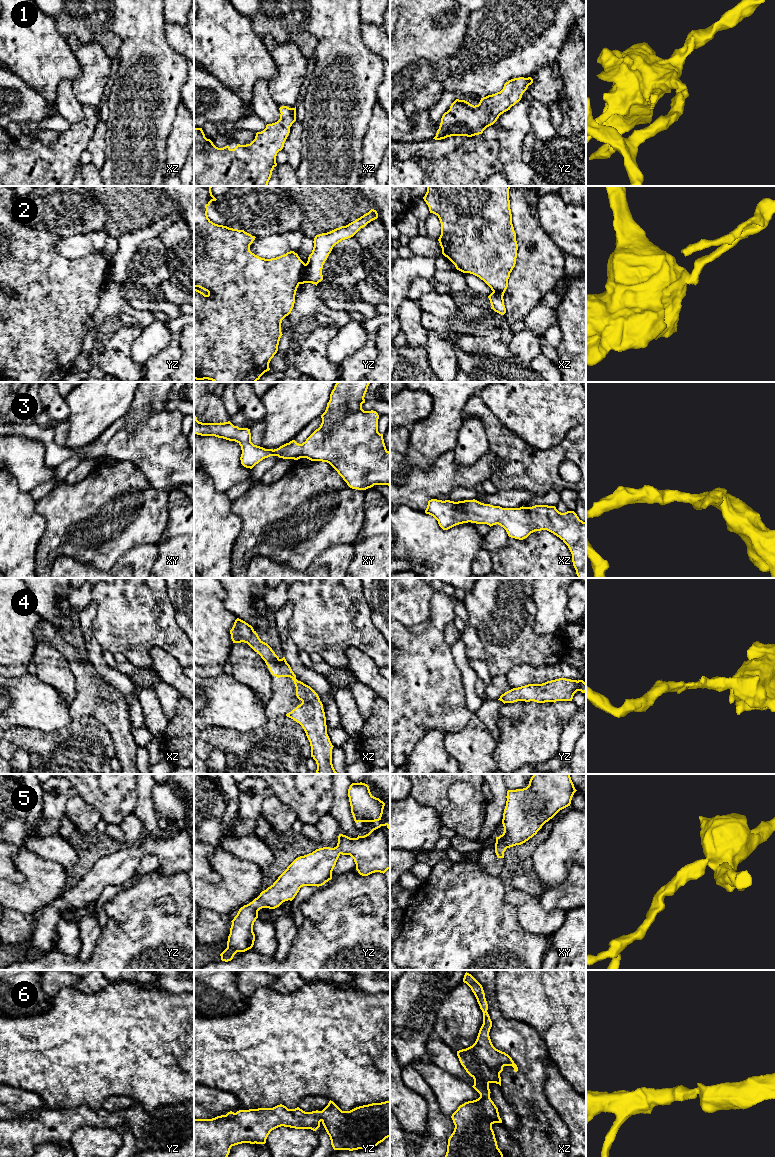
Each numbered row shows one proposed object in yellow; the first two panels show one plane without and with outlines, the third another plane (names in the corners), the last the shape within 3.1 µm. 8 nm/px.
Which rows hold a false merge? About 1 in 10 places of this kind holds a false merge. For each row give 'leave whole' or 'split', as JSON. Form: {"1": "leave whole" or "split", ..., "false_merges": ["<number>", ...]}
{"1": "leave whole", "2": "split", "3": "leave whole", "4": "leave whole", "5": "leave whole", "6": "leave whole", "false_merges": ["2"]}

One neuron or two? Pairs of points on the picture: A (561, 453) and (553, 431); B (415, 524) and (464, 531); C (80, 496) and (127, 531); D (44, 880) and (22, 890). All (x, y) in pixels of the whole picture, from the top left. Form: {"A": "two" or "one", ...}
{"A": "two", "B": "one", "C": "one", "D": "one"}

